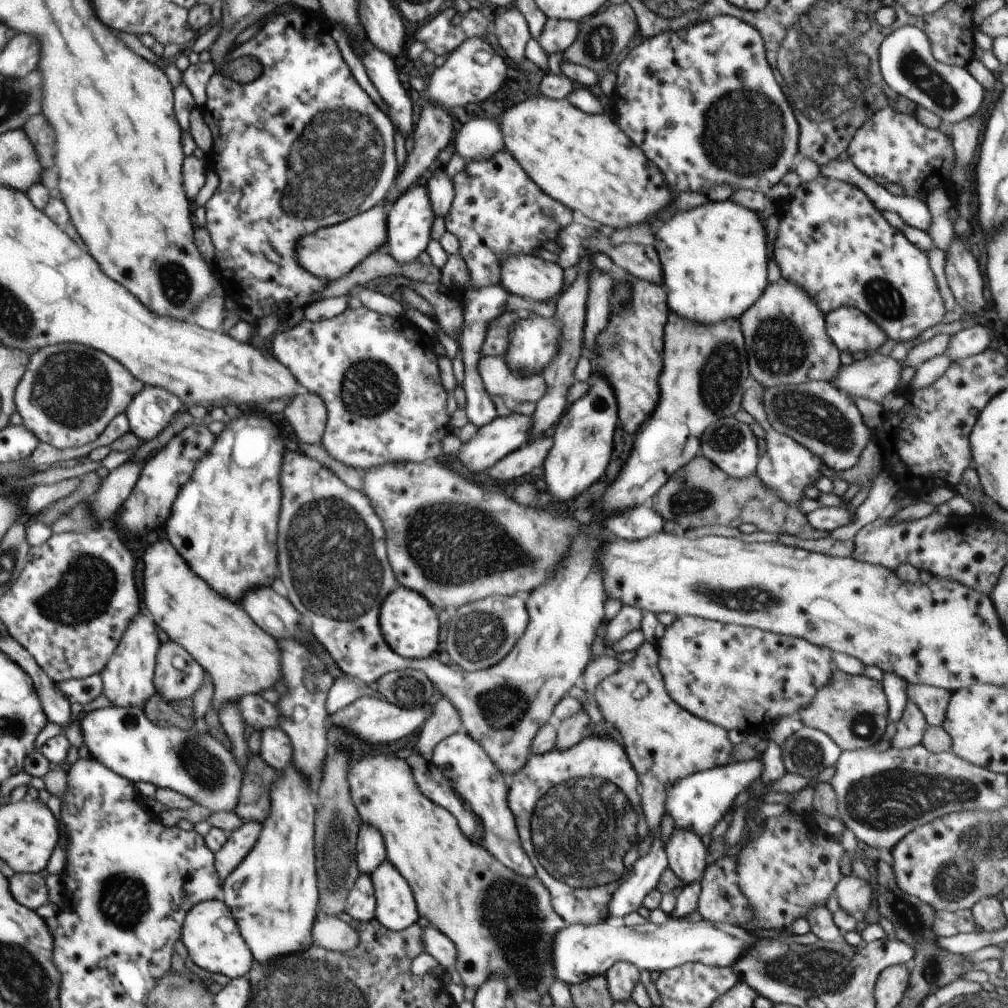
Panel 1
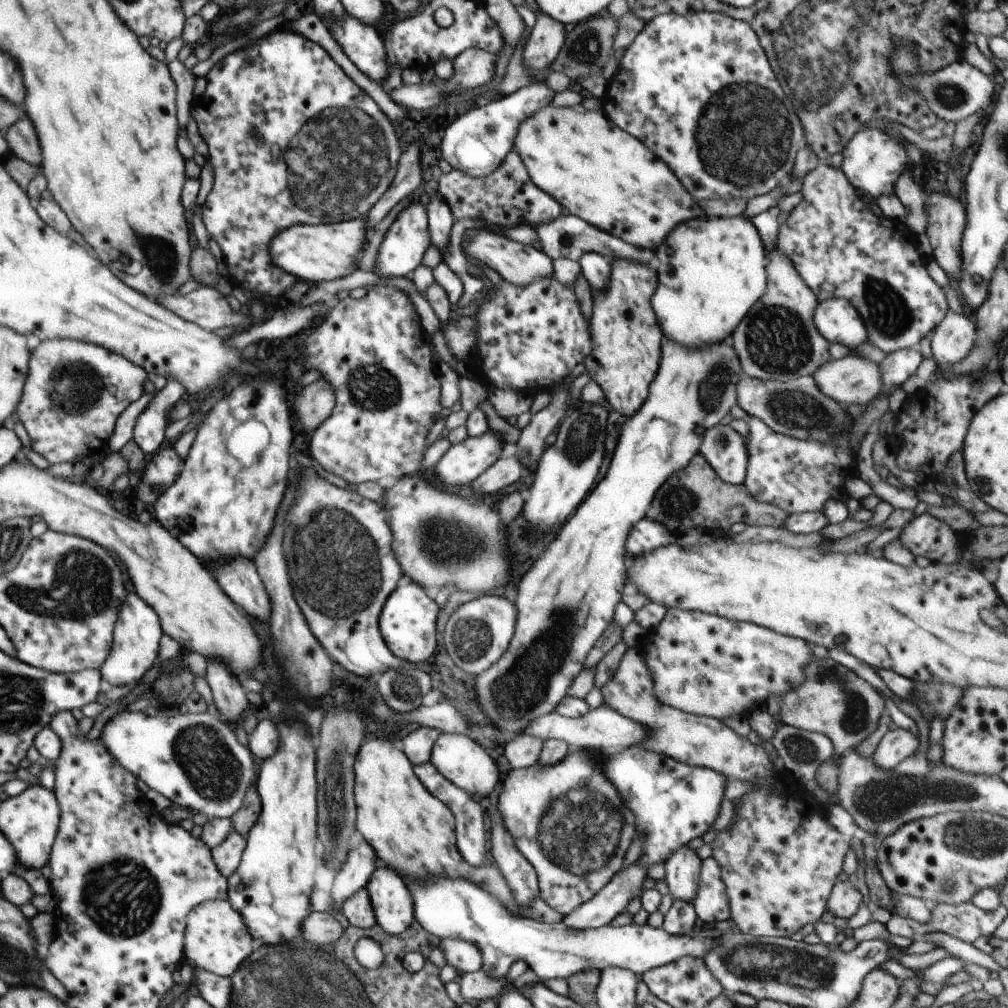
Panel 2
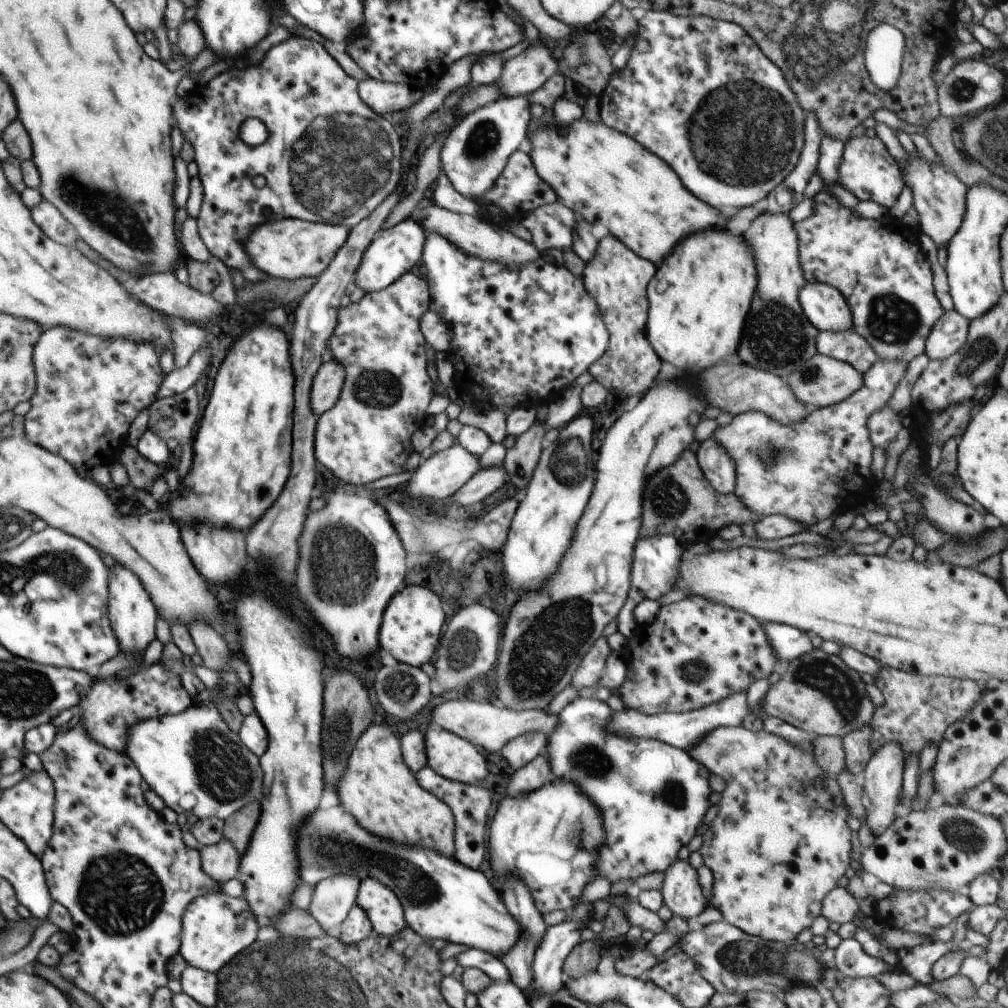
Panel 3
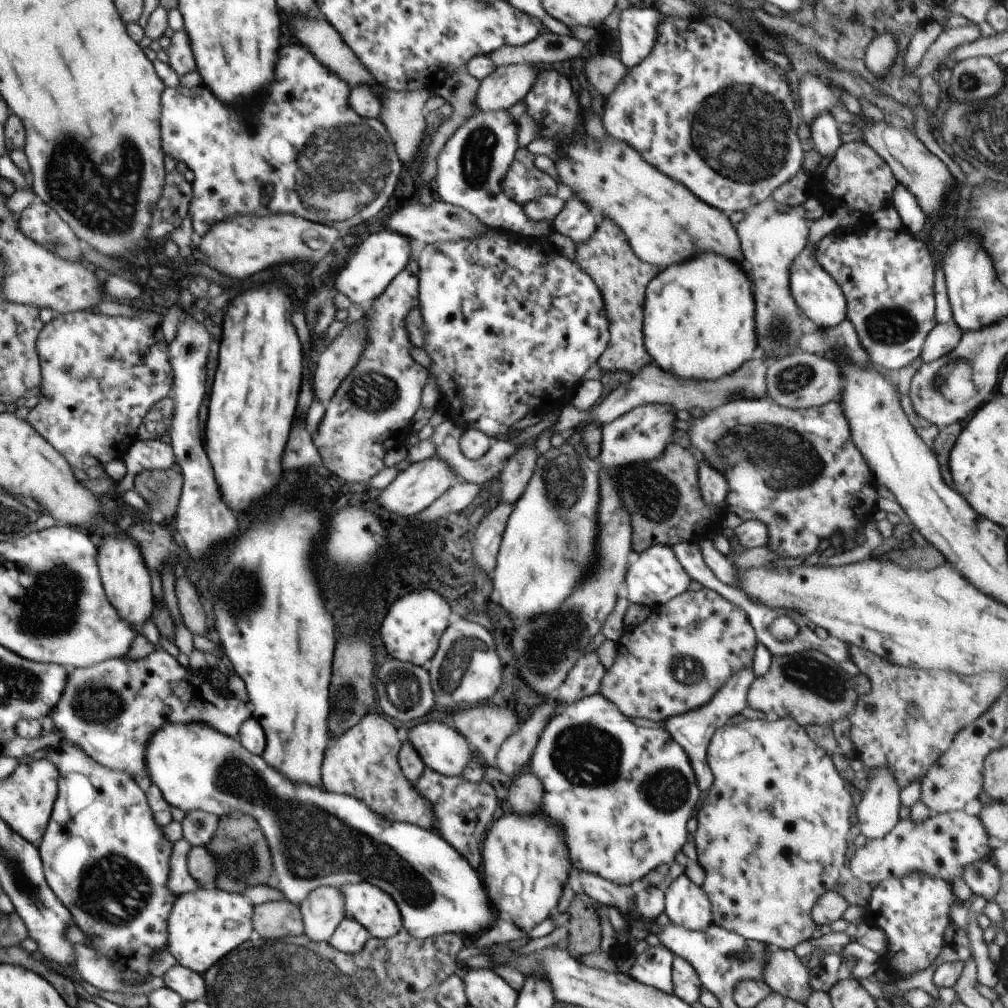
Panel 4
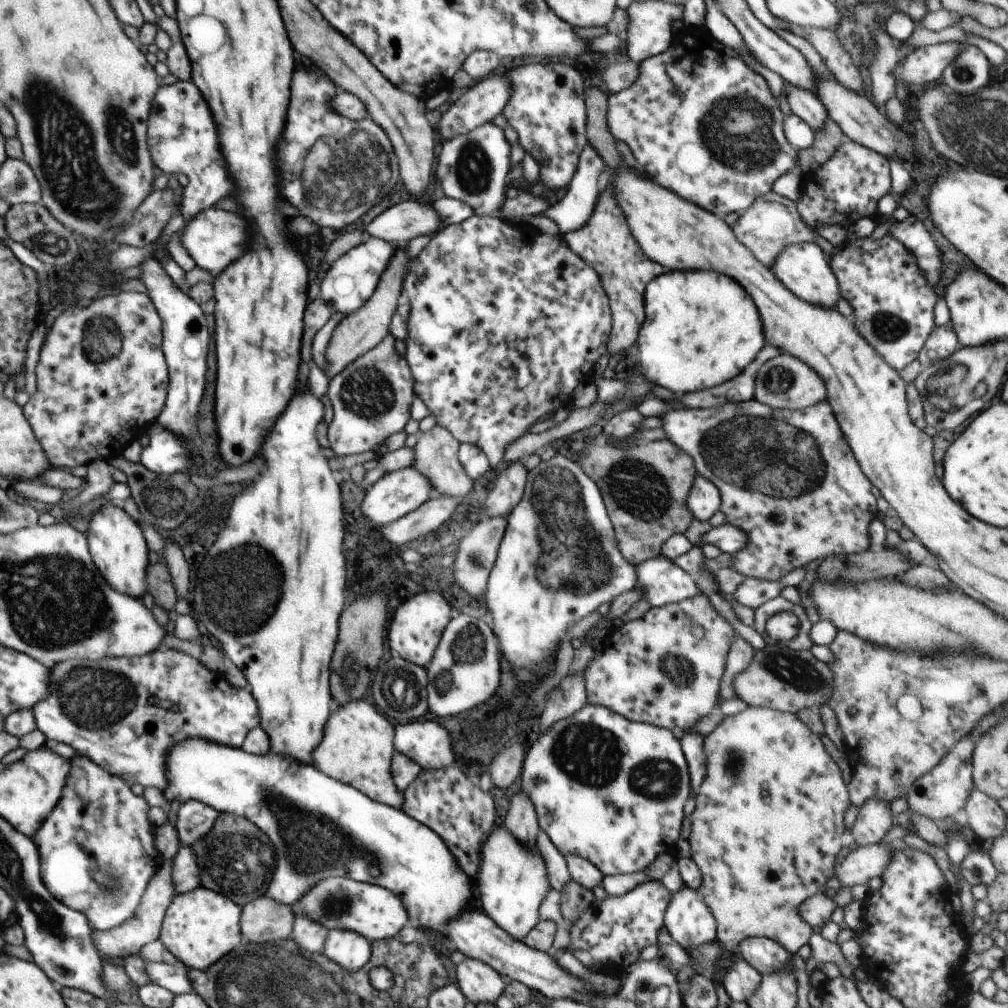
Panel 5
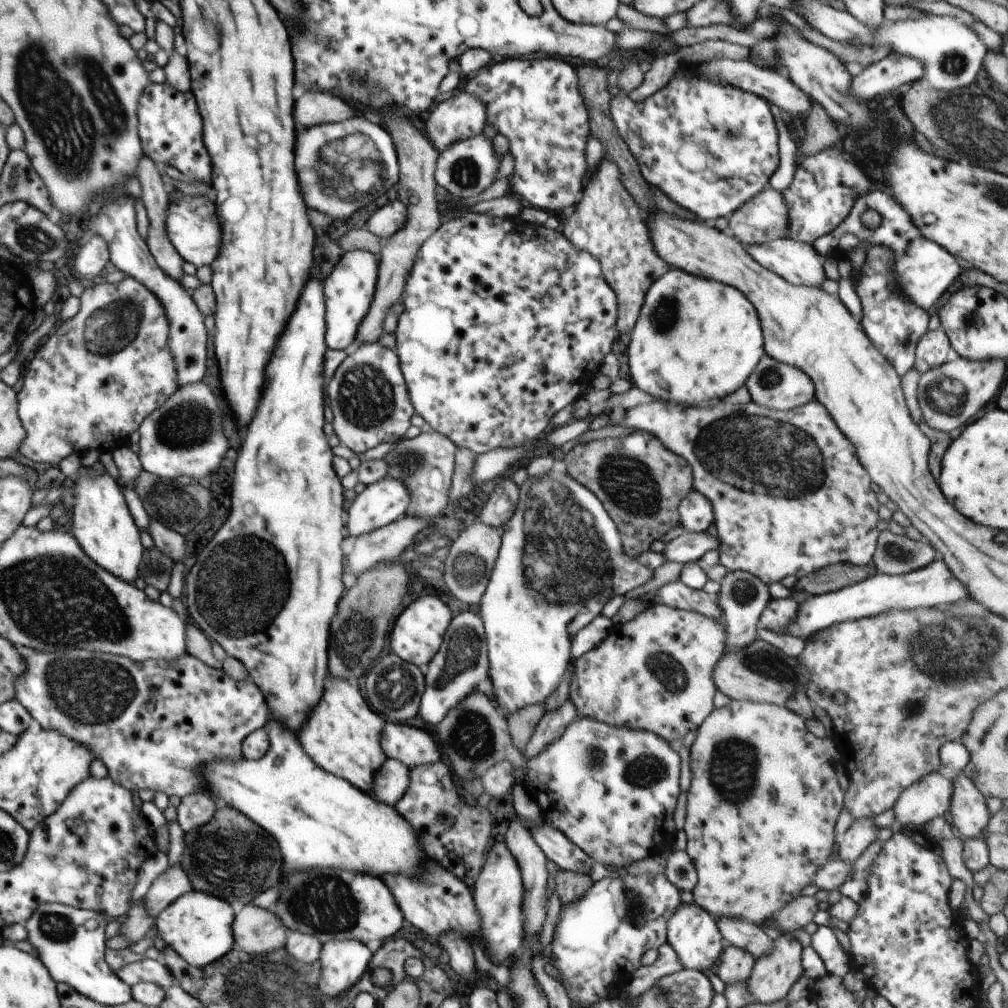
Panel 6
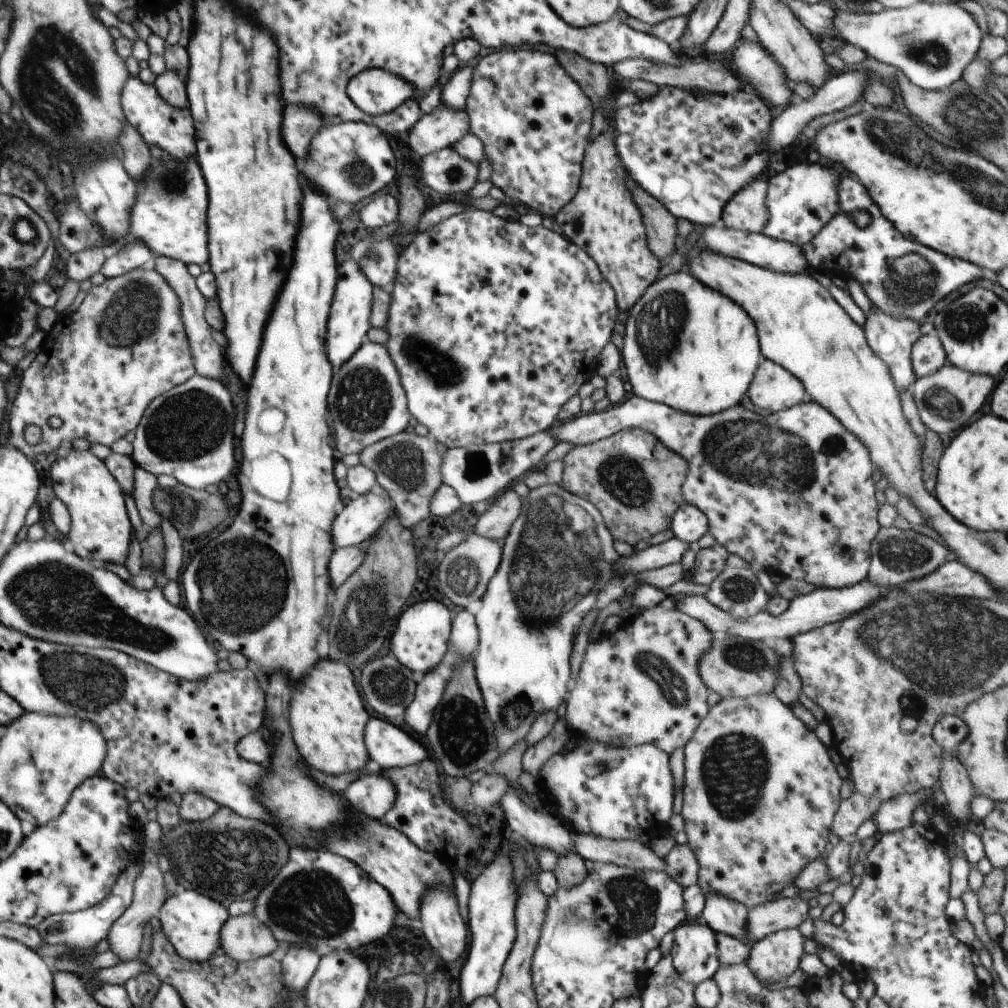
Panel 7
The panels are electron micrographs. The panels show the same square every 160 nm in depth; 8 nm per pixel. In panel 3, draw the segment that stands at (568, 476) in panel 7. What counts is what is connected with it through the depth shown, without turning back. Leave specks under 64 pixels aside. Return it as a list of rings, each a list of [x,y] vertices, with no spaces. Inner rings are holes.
[[[688,448],[679,456],[679,459],[672,465],[667,466],[658,473],[654,473],[647,481],[643,494],[644,514],[640,529],[640,537],[648,535],[665,534],[672,535],[681,545],[686,548],[689,545],[701,542],[708,537],[716,535],[721,528],[730,524],[756,524],[764,517],[750,510],[734,493],[720,494],[706,480],[702,469],[697,461],[697,456],[692,449]]]

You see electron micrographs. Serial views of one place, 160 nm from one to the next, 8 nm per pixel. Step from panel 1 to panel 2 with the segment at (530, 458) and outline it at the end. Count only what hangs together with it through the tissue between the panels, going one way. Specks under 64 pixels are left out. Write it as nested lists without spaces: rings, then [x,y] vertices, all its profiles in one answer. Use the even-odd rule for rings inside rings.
[[[516,455],[506,458],[500,457],[490,468],[484,470],[469,487],[472,492],[484,492],[484,494],[494,494],[498,490],[506,489],[511,485],[516,485],[525,475],[522,464],[518,462]]]

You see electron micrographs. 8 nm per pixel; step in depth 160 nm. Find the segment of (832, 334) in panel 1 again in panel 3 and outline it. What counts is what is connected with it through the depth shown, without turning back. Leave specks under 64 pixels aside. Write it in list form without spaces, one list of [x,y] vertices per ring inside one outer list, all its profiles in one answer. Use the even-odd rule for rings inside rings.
[[[809,279],[801,288],[799,299],[806,318],[819,331],[853,330],[853,314],[838,289]]]

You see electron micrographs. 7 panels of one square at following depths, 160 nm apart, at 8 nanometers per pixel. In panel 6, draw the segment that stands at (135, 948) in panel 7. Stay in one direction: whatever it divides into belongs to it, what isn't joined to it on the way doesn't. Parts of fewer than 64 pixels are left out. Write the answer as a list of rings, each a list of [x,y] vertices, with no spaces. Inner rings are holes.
[[[179,862],[159,874],[142,899],[148,906],[147,911],[157,917],[162,909],[172,904],[179,896],[190,892],[193,885]]]

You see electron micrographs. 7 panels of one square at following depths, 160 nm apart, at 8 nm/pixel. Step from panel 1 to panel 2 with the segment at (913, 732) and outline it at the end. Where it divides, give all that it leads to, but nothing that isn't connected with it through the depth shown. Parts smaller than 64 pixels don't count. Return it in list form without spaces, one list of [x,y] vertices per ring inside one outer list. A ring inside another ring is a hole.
[[[896,728],[896,730],[889,731],[880,740],[872,760],[882,770],[894,770],[904,758],[914,755],[918,746],[920,746],[920,742],[916,734]]]

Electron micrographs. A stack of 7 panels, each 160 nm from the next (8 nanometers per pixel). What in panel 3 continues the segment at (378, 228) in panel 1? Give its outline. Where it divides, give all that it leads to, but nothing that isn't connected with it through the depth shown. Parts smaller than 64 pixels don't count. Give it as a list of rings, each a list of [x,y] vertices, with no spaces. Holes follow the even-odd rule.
[[[278,219],[270,221],[256,227],[249,236],[247,245],[245,246],[248,256],[257,266],[269,277],[288,278],[312,278],[317,279],[322,273],[326,272],[328,266],[331,265],[335,254],[342,248],[350,234],[350,228],[346,225],[333,225],[332,223],[324,223],[322,221],[313,223],[302,219]]]

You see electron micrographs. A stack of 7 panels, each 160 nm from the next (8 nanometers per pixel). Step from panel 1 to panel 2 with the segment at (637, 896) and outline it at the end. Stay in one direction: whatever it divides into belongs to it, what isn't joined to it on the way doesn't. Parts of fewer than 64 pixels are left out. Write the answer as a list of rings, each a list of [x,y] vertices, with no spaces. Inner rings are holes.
[[[635,863],[619,871],[607,886],[594,894],[594,898],[564,915],[564,926],[572,930],[588,930],[610,924],[614,918],[625,912],[626,906],[638,894],[643,893],[642,886],[648,878],[646,870],[644,866]]]

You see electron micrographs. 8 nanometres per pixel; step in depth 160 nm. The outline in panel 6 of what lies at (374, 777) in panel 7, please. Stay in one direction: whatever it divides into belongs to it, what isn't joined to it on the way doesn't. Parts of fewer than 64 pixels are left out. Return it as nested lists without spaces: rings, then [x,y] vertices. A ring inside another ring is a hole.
[[[387,759],[385,764],[375,774],[373,790],[368,793],[377,801],[394,807],[406,794],[411,776],[411,770],[400,760]]]

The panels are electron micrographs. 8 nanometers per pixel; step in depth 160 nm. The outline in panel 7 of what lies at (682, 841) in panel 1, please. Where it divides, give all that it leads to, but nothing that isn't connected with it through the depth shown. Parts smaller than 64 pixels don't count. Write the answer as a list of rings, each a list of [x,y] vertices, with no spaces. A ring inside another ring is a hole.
[[[687,920],[673,932],[672,964],[678,976],[694,986],[713,979],[720,967],[715,933],[699,920]]]

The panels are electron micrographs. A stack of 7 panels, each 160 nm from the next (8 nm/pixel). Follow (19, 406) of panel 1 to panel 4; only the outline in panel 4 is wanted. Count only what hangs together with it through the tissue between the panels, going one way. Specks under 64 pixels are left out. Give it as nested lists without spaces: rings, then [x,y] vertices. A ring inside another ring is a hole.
[[[142,310],[131,319],[79,311],[55,315],[44,325],[38,342],[42,360],[42,392],[26,420],[79,472],[122,459],[137,439],[141,420],[173,388],[169,346],[162,335],[161,319],[159,314]]]

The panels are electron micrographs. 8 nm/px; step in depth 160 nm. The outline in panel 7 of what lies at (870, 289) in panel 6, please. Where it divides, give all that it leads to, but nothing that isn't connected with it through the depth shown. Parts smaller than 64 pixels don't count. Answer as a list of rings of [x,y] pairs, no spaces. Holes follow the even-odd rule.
[[[872,309],[866,316],[866,324],[864,324],[863,332],[870,349],[890,370],[890,376],[894,380],[896,390],[902,394],[904,390],[911,390],[914,382],[917,380],[916,374],[912,368],[912,360],[910,354],[914,342],[920,338],[921,325],[914,320],[908,318],[892,318],[884,312]]]

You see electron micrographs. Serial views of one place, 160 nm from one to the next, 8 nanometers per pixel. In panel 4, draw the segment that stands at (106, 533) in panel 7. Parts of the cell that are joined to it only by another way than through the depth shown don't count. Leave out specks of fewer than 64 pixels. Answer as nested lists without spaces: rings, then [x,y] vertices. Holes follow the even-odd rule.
[[[125,535],[102,537],[99,550],[100,576],[107,599],[131,627],[141,631],[146,620],[152,618],[156,606],[152,595],[152,580],[138,545]]]

